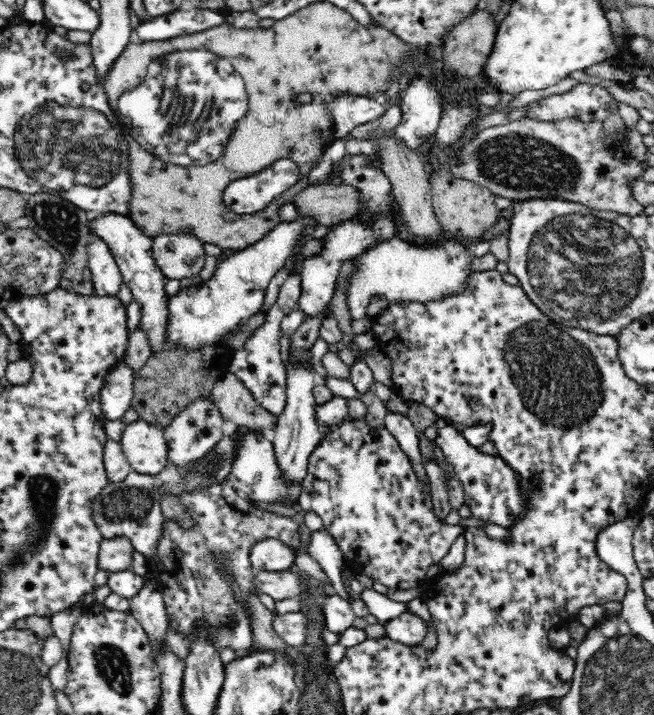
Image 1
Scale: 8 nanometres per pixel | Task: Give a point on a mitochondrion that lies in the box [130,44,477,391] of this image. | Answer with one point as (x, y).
(190, 103)

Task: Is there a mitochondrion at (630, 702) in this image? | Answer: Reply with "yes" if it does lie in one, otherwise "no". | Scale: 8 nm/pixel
yes

